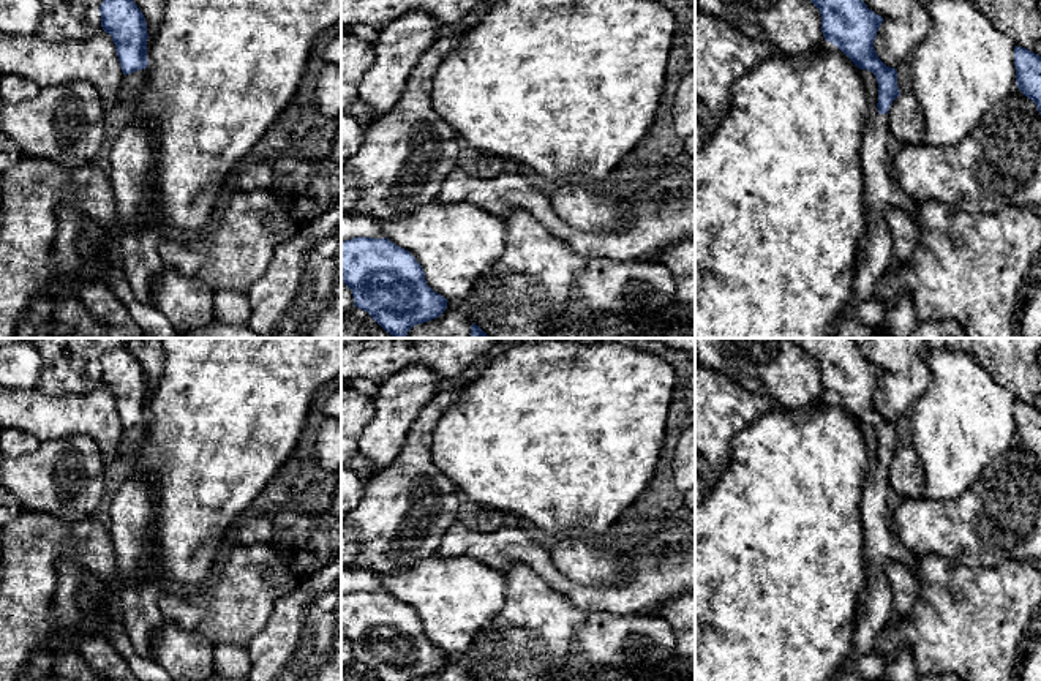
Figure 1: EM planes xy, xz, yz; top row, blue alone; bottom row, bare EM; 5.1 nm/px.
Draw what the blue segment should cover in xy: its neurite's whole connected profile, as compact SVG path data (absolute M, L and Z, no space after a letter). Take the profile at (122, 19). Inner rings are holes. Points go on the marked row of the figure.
M103 0L100 6L101 27L112 36L123 74L145 70L147 24L133 0Z

